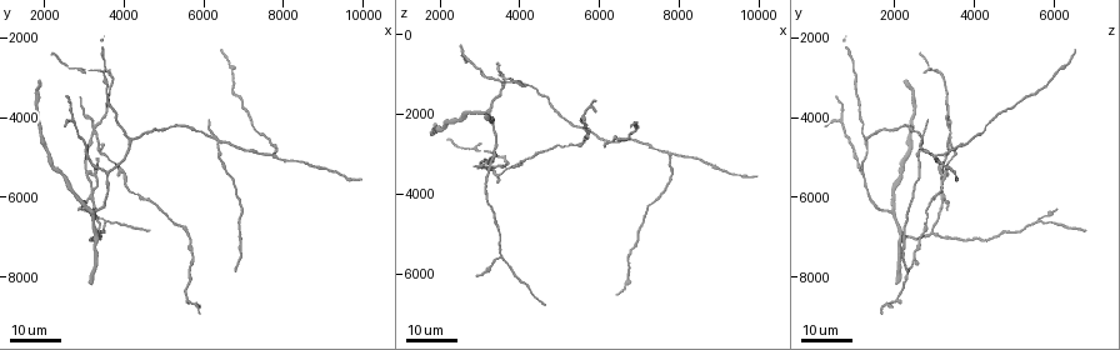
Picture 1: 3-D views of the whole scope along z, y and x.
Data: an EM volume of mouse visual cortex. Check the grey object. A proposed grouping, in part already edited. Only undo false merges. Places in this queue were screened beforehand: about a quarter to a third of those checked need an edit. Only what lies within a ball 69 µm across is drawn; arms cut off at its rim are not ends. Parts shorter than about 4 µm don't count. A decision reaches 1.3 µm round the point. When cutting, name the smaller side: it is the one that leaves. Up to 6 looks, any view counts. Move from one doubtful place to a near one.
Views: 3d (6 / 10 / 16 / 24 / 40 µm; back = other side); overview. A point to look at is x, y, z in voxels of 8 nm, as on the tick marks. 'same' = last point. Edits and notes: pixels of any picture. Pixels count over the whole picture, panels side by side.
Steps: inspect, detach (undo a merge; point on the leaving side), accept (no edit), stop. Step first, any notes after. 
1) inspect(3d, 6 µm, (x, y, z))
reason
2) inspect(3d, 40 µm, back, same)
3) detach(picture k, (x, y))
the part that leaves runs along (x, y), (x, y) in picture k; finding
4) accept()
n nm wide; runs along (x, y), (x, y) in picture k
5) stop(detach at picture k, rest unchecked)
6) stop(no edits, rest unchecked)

inspect(3d, 16 µm, (3500, 6700, 5450))
calibre changes

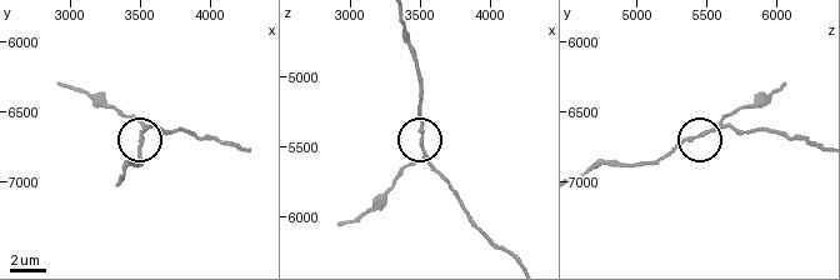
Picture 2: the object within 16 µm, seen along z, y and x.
inspect(3d, 10 µm, (3520, 6680, 5380))

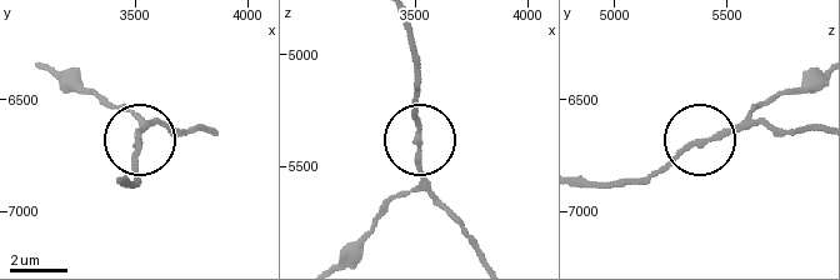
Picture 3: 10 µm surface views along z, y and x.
accept()
190 nm wide; runs along (586, 184), (658, 174), (694, 145), (763, 119) in picture 3; all the same cell

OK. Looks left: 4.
inspect(3d, 24 µm, (3400, 6950, 2900))

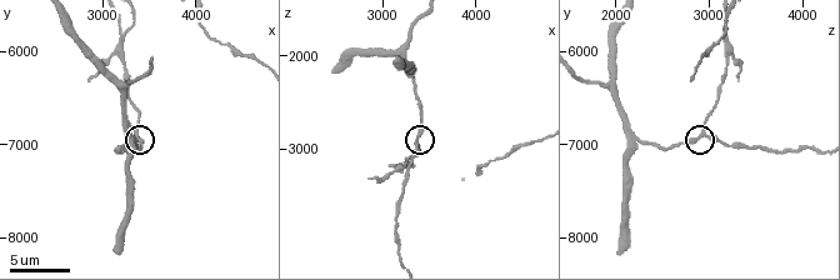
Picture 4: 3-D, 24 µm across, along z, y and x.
inspect(3d, 10 µm, (3400, 6900, 2950))

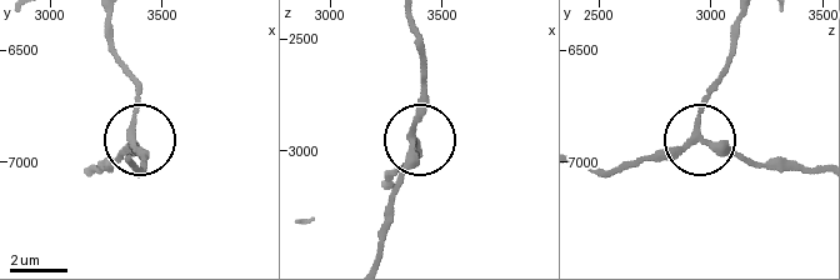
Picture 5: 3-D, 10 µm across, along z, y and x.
accept()
runs along (413, 25), (423, 48), (423, 111), (413, 161), (394, 195) in picture 5; continuous, no second cell

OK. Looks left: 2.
inspect(3d, 16 µm, (4150, 4500, 1250))
small branch off a trunk

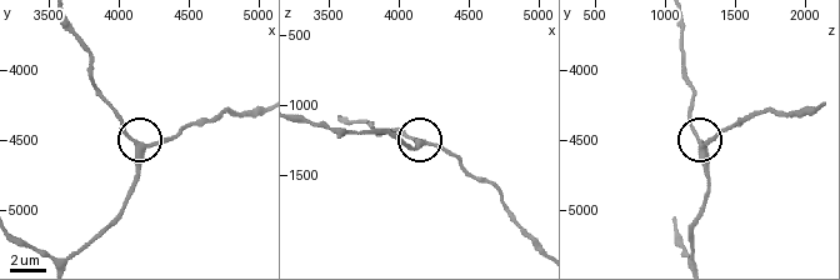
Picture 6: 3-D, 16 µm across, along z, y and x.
inspect(3d, 6 µm, (4220, 4540, 1280))

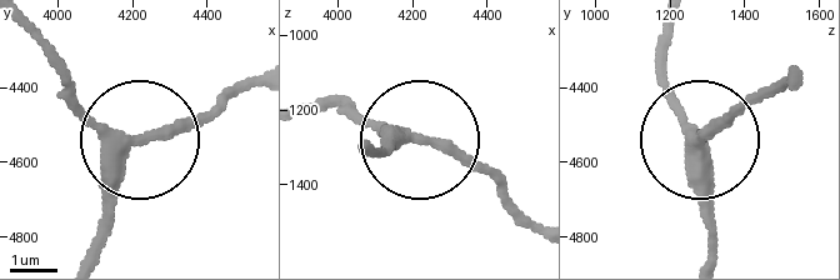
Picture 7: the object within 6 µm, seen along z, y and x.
accept()
3 arms; runs along (365, 151), (409, 143), (325, 99) in picture 7; continuous, no second cell

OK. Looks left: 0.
stop(no edits, rest unchecked)

